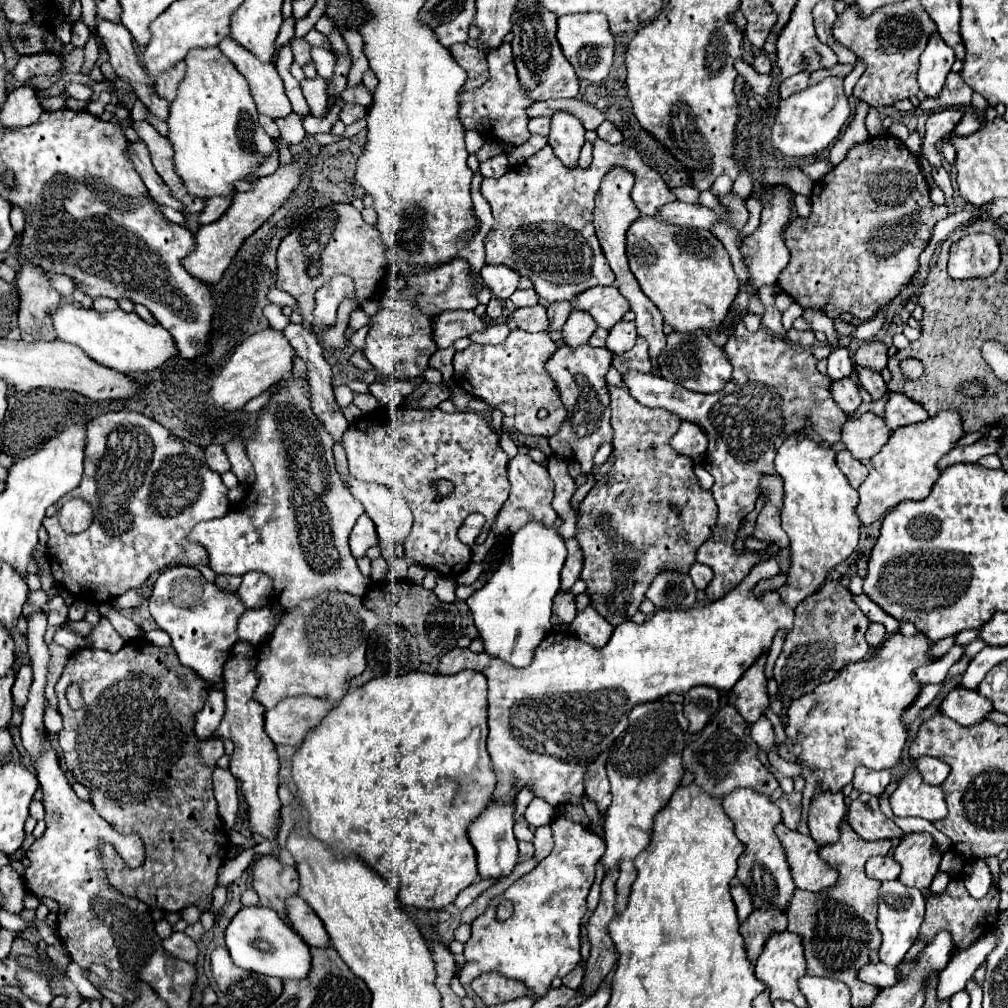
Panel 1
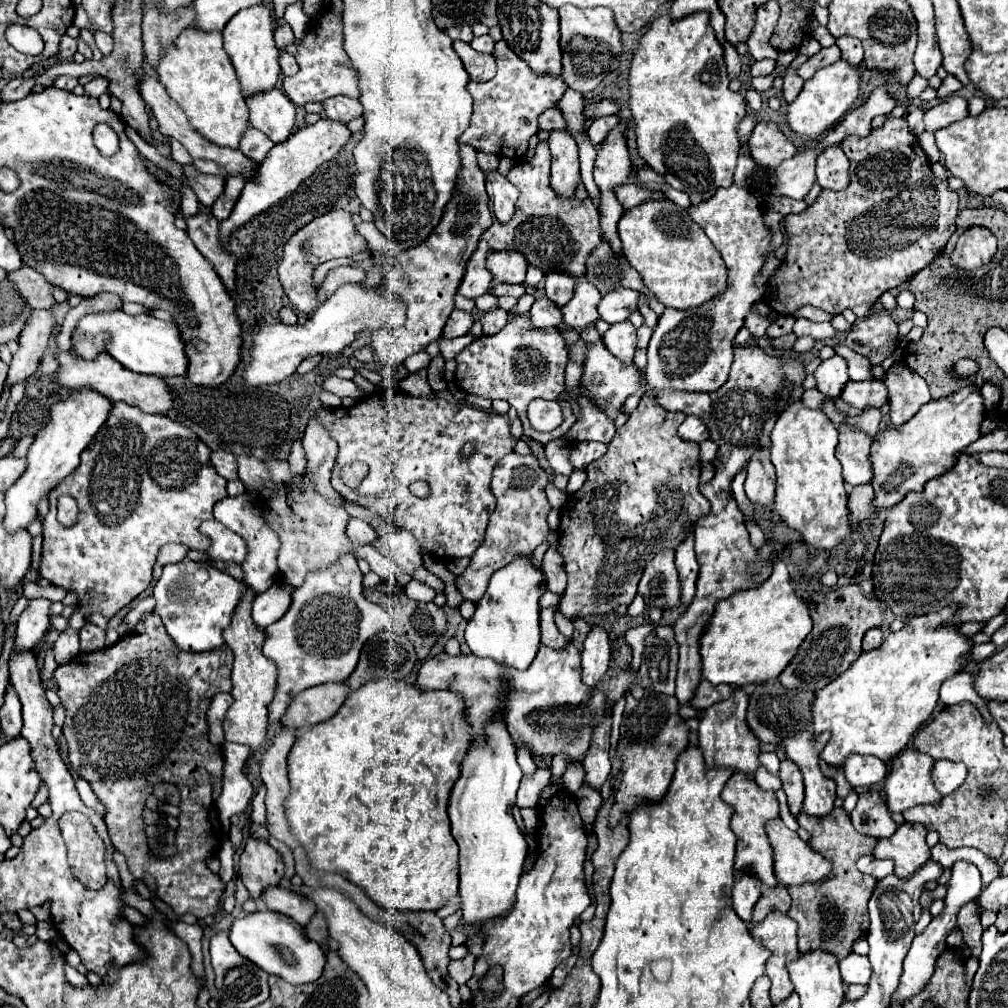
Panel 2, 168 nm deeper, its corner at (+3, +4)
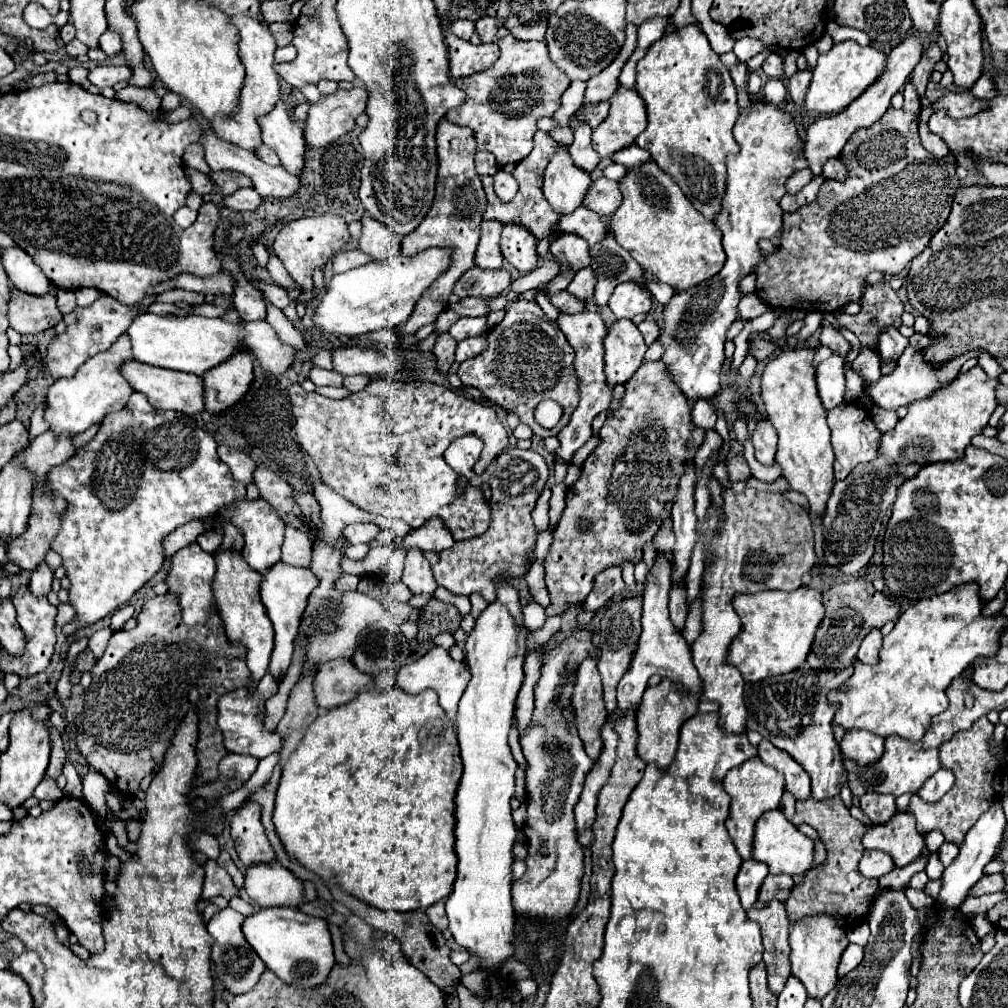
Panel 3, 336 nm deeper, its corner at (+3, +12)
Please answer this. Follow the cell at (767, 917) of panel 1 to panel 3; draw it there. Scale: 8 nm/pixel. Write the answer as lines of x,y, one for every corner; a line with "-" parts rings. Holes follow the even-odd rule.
769,874
763,884
761,884
761,890
759,890
759,900
761,902
771,902
771,900
781,900
785,902
789,898
789,892
793,888
793,878
791,876
773,876

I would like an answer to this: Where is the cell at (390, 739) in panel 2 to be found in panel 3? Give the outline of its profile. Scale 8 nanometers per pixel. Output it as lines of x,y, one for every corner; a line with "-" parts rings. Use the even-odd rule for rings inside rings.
373,686
359,692
357,698
351,702
331,708
327,714
321,714
315,718
315,722
307,728
303,740
295,748
295,752
289,756
287,764
283,766
283,776
277,788
275,798
275,812
273,812
273,824
277,828
277,834
285,846
285,850
307,870
313,870
323,880
331,884
339,884
341,890
347,894
367,902
369,906
383,908
383,910
417,910
417,908
429,908
431,904
447,898
451,894
451,884
455,884
455,788
461,776
461,758
459,758
459,744
457,744
457,732
451,720
447,718
445,710
439,706
437,694
427,688
419,694
407,694
399,686
391,690
377,690

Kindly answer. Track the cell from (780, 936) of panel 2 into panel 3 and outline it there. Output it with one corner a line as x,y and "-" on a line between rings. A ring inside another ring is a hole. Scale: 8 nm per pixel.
771,900
767,904
755,904
747,910
747,916
761,926
763,934
763,962
769,974
769,988
773,994
779,994
791,976
789,966
789,918
785,912
785,904
779,900

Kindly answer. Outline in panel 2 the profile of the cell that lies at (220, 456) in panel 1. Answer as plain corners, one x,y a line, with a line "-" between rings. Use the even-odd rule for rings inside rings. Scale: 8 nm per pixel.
215,450
211,454
211,460
213,460
213,466
215,470
225,478
225,480
235,480
237,478
237,460
231,452
225,452
225,450

